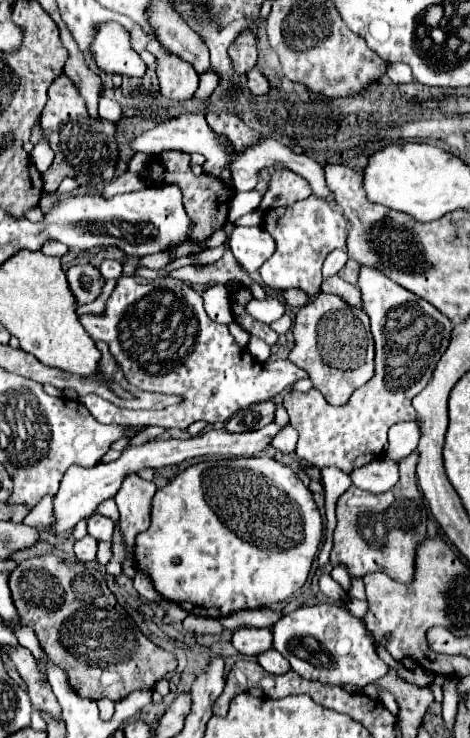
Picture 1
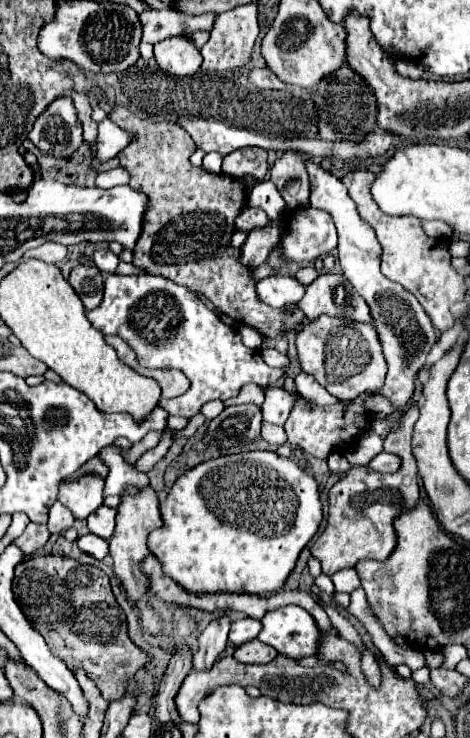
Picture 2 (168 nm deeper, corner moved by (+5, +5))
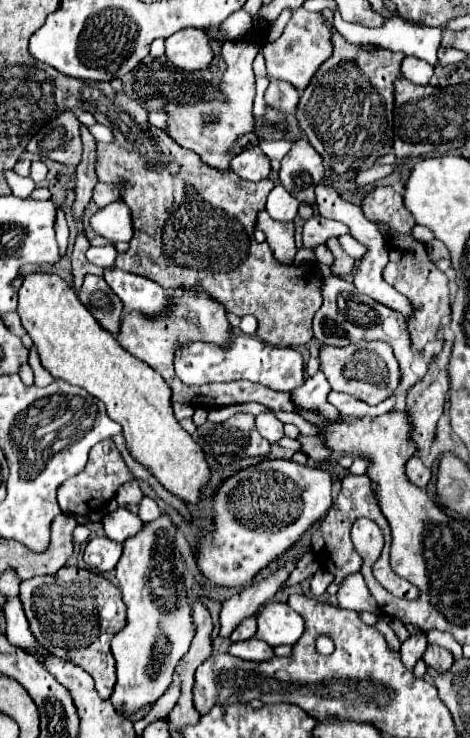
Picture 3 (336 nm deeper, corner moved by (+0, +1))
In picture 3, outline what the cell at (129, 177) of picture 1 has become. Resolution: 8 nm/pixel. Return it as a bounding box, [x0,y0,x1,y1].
[92,185,118,209]

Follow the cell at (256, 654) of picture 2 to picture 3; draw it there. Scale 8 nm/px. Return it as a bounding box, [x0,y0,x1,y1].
[228,637,274,661]

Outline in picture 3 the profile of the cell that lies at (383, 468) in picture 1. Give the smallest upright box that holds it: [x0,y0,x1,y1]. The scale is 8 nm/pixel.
[406,457,432,487]

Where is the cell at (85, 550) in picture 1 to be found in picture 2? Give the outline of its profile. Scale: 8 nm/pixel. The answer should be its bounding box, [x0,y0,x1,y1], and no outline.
[77,533,109,559]

